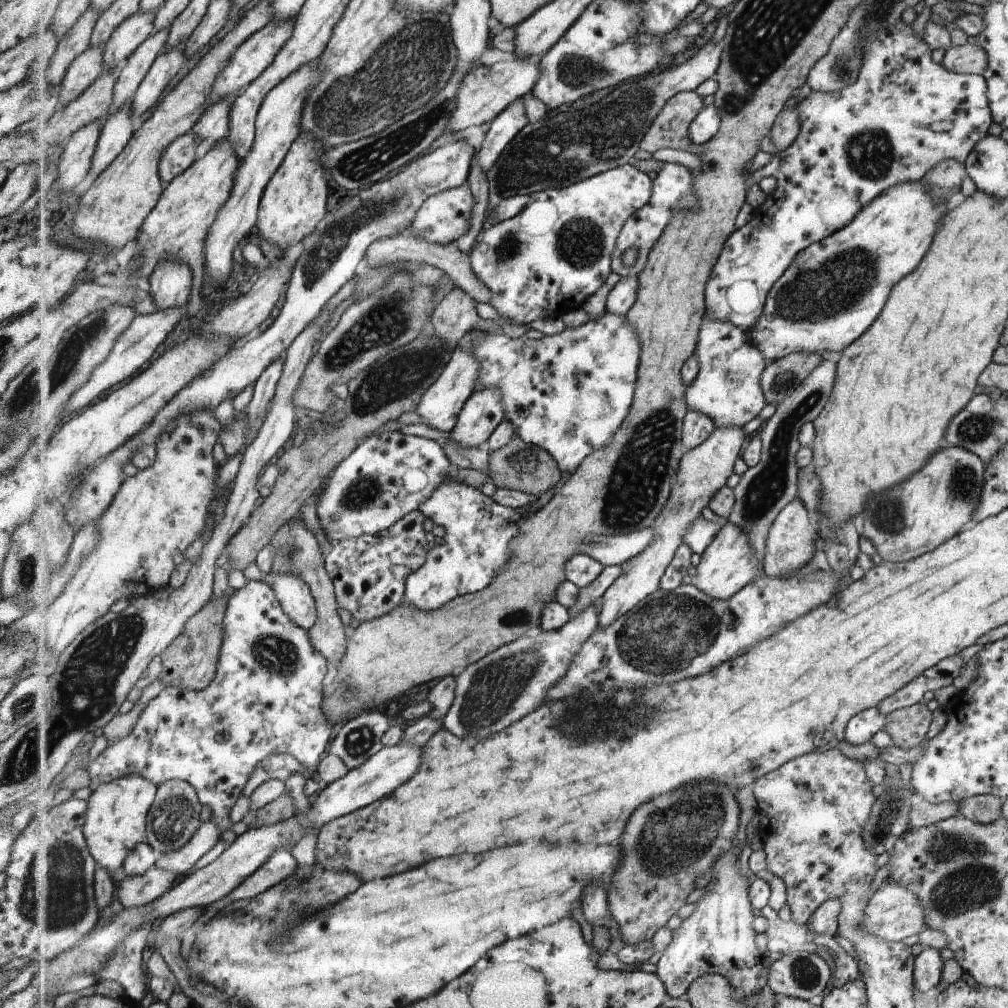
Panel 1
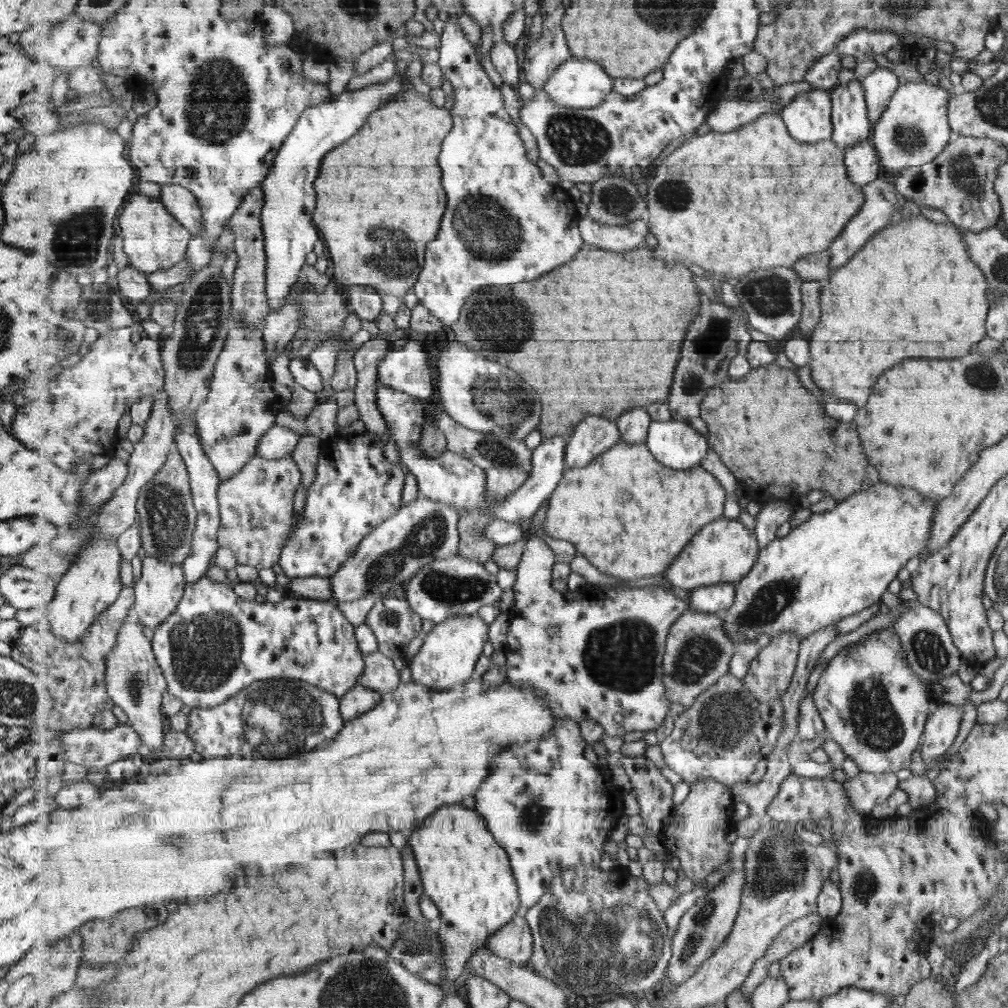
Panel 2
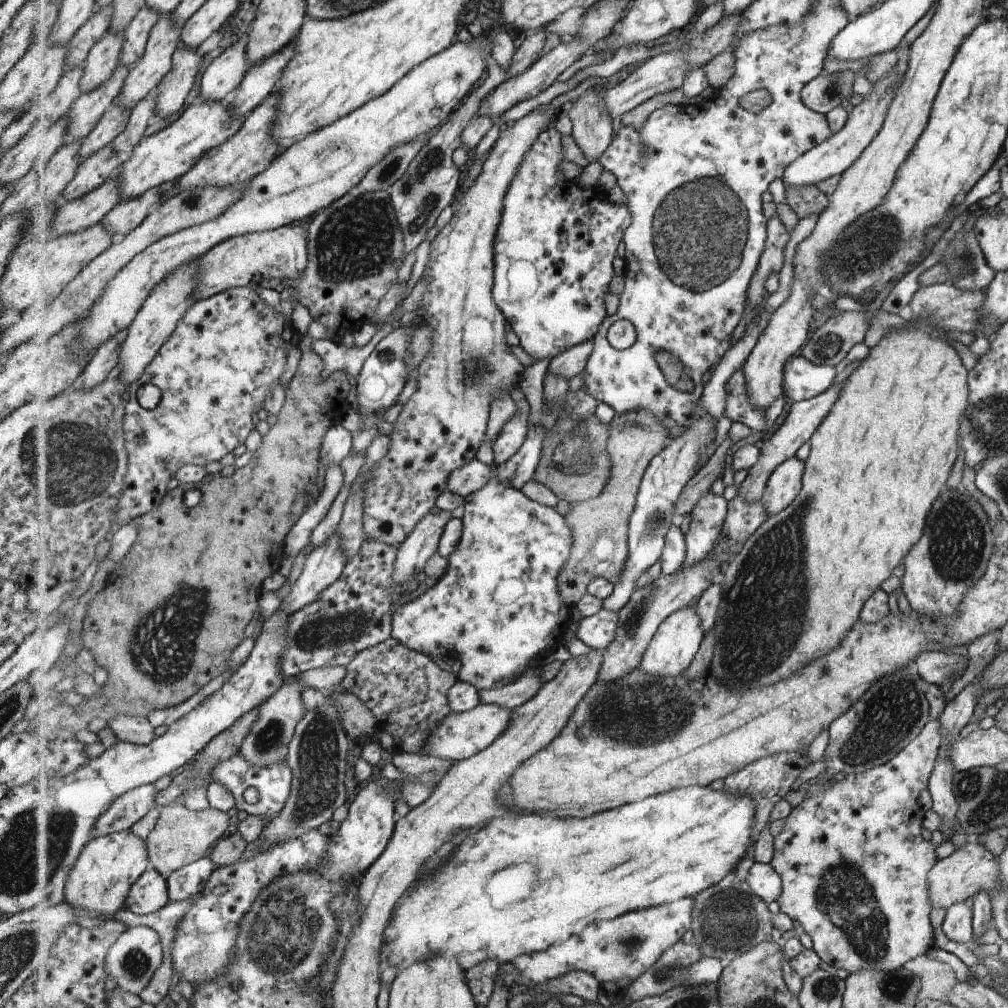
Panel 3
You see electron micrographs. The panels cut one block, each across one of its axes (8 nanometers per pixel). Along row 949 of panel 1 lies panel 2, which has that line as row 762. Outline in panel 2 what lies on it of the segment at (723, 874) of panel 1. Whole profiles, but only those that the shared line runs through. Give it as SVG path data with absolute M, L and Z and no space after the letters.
M729 673L721 677L715 686L701 694L693 708L689 708L681 718L677 718L677 752L675 752L675 732L661 744L669 768L673 768L683 776L691 774L689 780L693 780L694 784L715 778L719 782L734 785L739 780L747 780L755 772L757 762L767 760L772 755L783 732L784 702L781 699L774 699L769 703L761 703L751 692L746 691L745 684L745 680Z

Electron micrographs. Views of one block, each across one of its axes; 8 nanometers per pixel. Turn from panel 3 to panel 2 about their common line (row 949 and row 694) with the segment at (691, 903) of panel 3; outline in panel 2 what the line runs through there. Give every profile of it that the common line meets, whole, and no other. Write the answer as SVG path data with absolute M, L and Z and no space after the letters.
M536 537L529 540L527 550L523 554L523 559L516 568L518 571L517 582L513 588L515 594L515 605L511 611L511 622L509 626L509 634L507 644L503 648L507 656L507 678L513 685L520 688L535 688L540 692L547 692L550 699L552 710L561 719L572 719L577 723L583 723L589 720L597 722L604 730L607 736L625 736L627 732L656 731L657 728L663 726L663 722L667 720L669 712L671 712L670 697L665 686L665 671L663 670L663 662L665 652L667 650L667 636L671 627L685 612L691 610L690 604L684 602L678 595L671 592L667 588L660 586L638 587L634 589L628 588L607 588L601 586L585 585L581 592L564 594L553 590L551 580L553 580L553 564L557 560L555 551L551 548L549 540L544 537Z

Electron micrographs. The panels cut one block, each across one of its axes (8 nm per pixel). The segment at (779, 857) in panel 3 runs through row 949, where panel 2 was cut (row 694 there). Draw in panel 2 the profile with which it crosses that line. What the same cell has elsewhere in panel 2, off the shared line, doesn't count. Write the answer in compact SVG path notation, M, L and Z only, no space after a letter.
M891 627L877 629L860 641L845 645L828 661L813 693L815 707L823 718L828 737L842 749L859 770L880 775L897 772L909 764L909 756L917 746L925 718L929 713L929 697L925 687L929 682L909 669L900 640Z

